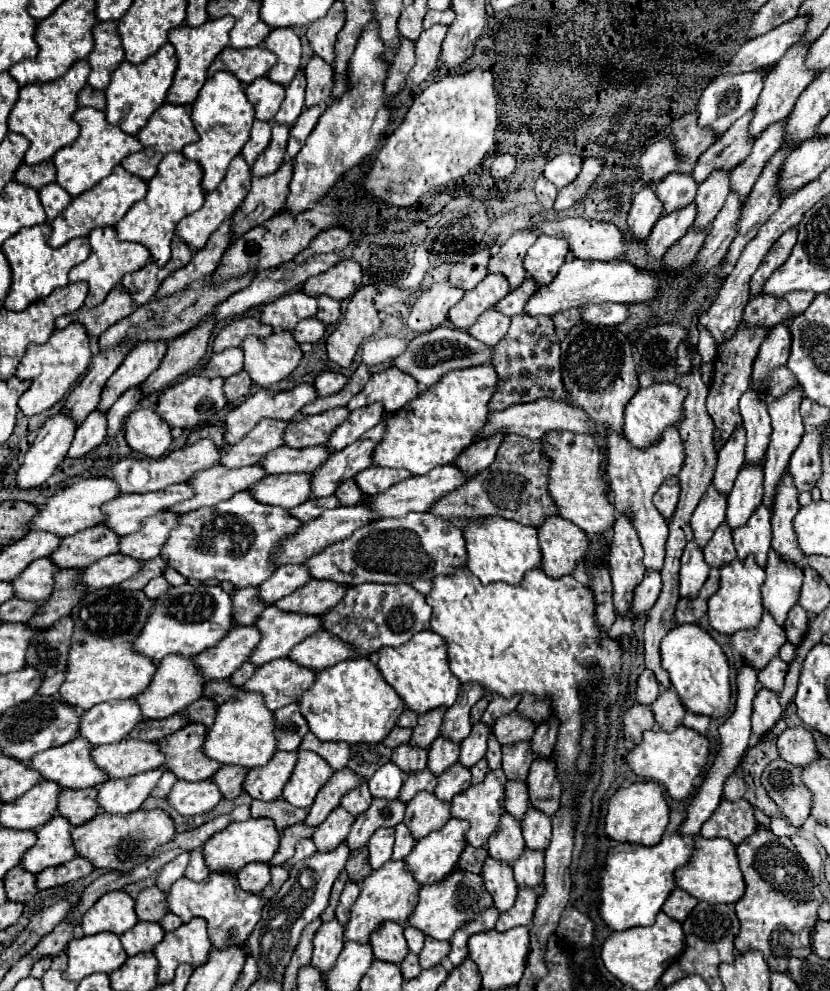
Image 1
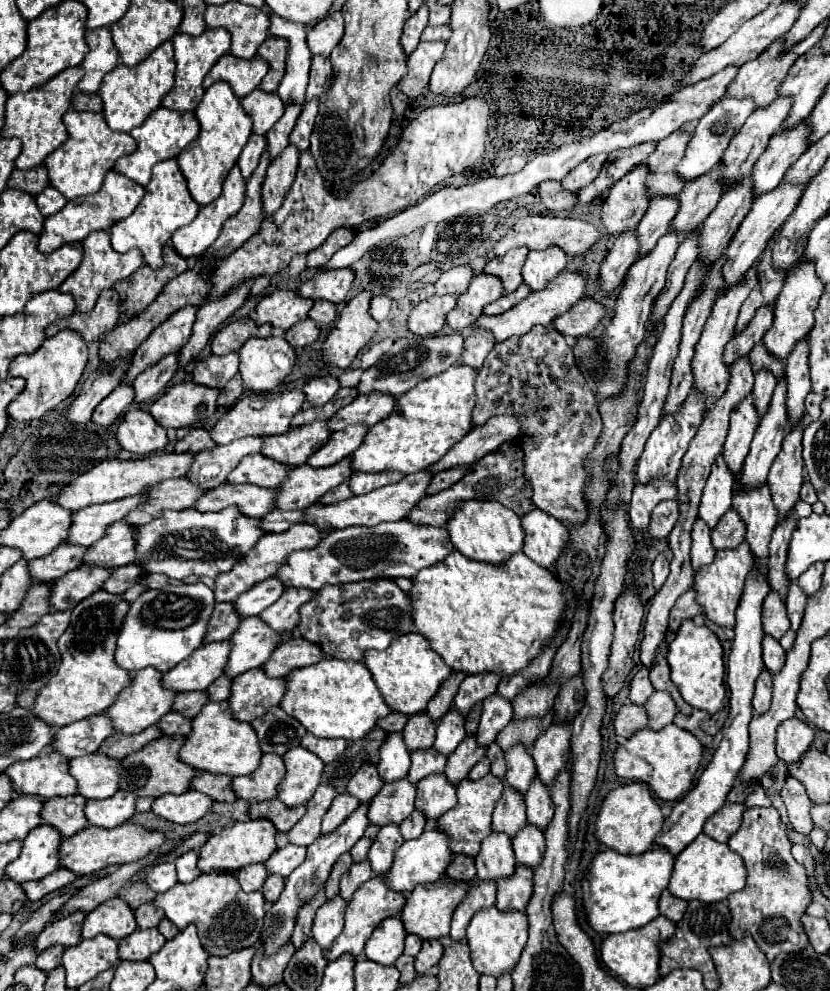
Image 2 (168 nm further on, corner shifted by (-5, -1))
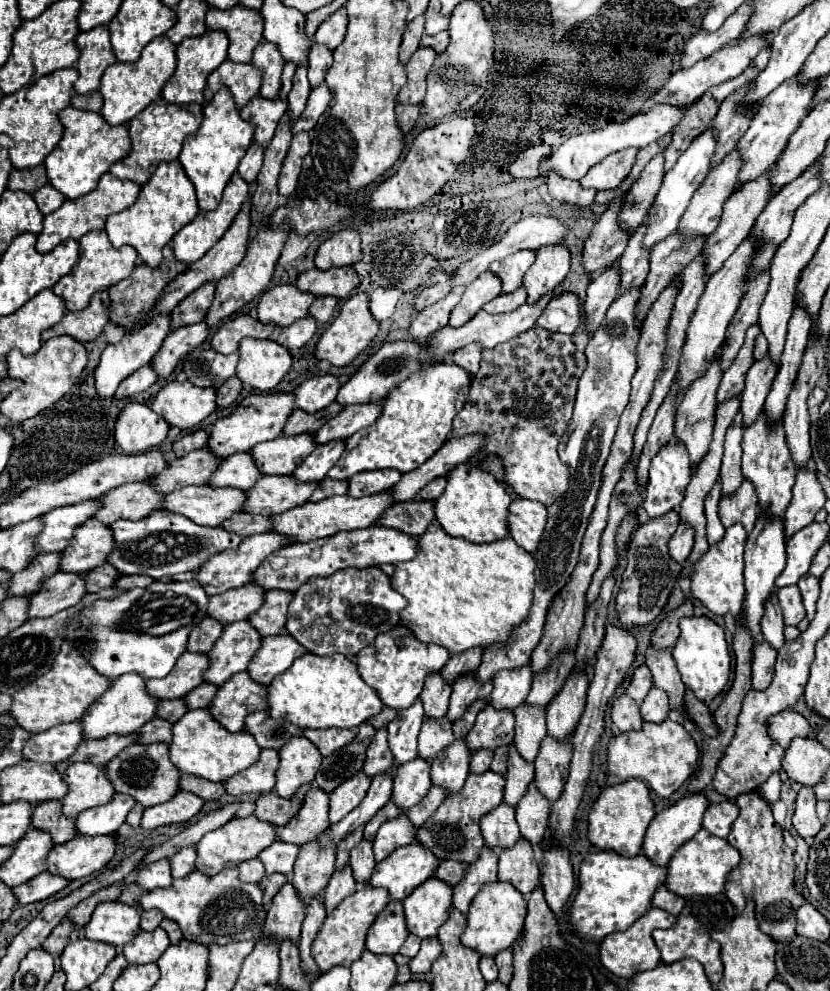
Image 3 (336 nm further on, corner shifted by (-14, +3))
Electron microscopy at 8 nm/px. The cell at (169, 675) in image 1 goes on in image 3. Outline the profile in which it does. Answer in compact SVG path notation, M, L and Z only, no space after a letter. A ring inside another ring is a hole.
M138 673L116 677L112 687L94 705L90 705L86 715L82 717L84 733L88 739L100 739L106 735L130 735L146 725L146 721L156 717L158 703L160 701L156 697L150 697L150 693L146 693L146 681L142 681Z

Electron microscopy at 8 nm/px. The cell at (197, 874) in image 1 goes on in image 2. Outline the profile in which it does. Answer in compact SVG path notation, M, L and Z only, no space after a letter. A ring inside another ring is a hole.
M187 851L179 855L175 859L175 867L177 867L177 879L181 883L189 883L201 875L201 871L197 869L197 851Z

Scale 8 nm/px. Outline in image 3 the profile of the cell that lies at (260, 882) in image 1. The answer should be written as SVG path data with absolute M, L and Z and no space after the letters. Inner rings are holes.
M258 859L244 861L238 865L238 869L240 869L240 881L242 883L260 883L260 879L266 875L264 865Z

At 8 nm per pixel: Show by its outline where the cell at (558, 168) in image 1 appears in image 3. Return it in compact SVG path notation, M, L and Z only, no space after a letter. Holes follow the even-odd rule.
M624 149L608 155L600 163L596 163L582 179L580 185L586 189L612 189L622 183L622 179L630 173L634 157L638 149Z

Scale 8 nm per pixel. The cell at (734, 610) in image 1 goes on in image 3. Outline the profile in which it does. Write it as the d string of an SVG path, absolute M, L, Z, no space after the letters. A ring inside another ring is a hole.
M732 525L726 529L724 539L718 545L712 545L702 559L694 565L694 573L690 577L692 595L706 605L714 615L734 615L738 617L744 601L744 585L742 585L742 569L744 569L744 547L746 547L746 531L742 525ZM704 585L708 589L704 589Z

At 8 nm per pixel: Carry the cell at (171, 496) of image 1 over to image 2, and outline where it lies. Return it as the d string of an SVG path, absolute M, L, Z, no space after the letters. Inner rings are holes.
M125 497L121 501L103 503L103 505L89 505L85 509L79 509L71 515L71 527L65 537L65 543L69 545L81 545L89 547L99 537L103 537L105 529L113 521L121 521L131 509L143 503L143 497Z

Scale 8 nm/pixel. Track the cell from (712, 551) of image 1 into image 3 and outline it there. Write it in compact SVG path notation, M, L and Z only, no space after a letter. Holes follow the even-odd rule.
M744 481L738 491L730 497L724 497L720 501L720 521L724 527L730 527L734 523L742 523L746 533L750 533L756 525L758 519L758 507L756 507L756 493L754 487L750 485L750 481Z

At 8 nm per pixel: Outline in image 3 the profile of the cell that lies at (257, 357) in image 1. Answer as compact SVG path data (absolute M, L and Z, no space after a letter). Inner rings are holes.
M244 337L236 375L244 385L258 391L272 391L292 367L290 351L272 339Z

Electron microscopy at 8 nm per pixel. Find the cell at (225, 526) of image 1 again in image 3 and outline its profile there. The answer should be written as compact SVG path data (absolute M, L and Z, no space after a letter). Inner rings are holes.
M154 511L150 517L140 521L116 521L110 525L116 539L116 551L108 557L108 563L114 565L120 573L140 573L152 579L172 577L186 571L200 569L212 555L222 553L226 549L234 551L242 543L244 537L238 533L226 533L222 527L204 527L180 513Z

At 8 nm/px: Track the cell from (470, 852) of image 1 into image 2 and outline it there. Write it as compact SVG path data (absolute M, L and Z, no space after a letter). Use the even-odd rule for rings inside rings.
M453 857L449 863L449 869L445 869L445 875L453 881L473 881L475 879L475 869L473 869L473 859L469 857Z

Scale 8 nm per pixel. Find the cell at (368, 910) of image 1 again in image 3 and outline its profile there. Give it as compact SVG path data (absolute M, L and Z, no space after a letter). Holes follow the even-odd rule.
M364 885L354 895L346 897L342 901L342 905L338 905L338 909L326 917L318 937L312 943L312 957L316 959L318 967L322 971L328 971L336 965L346 965L346 967L352 965L366 949L366 945L364 945L366 933L368 933L372 921L376 921L378 913L382 913L382 909L386 909L388 903L390 903L390 893L382 887L372 887L372 885Z

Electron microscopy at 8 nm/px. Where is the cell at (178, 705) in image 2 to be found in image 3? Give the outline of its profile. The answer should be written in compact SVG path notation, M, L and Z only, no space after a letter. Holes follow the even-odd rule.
M182 697L174 699L174 701L162 701L158 705L158 717L164 717L168 721L178 721L178 717L182 717L184 713L188 713L188 709L186 709L186 701Z

